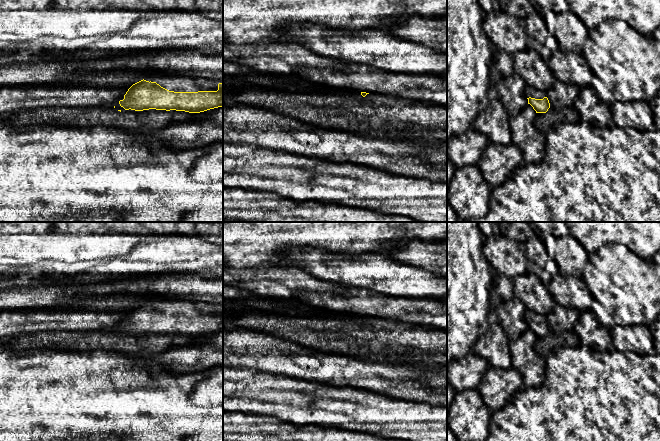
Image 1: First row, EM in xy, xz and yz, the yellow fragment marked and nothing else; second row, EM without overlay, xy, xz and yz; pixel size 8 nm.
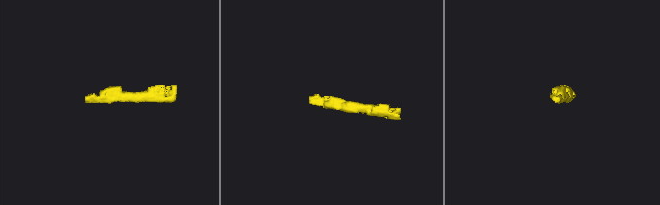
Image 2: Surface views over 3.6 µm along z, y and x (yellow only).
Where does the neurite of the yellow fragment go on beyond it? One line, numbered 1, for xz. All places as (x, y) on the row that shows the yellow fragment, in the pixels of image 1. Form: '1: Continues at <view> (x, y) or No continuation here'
1: No continuation here

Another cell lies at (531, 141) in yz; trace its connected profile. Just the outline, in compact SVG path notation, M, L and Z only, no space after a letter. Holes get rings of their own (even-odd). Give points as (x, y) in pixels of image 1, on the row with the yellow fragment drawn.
M527 104L514 118L510 119L511 142L517 145L524 163L539 163L545 156L546 136L536 128L536 111Z

